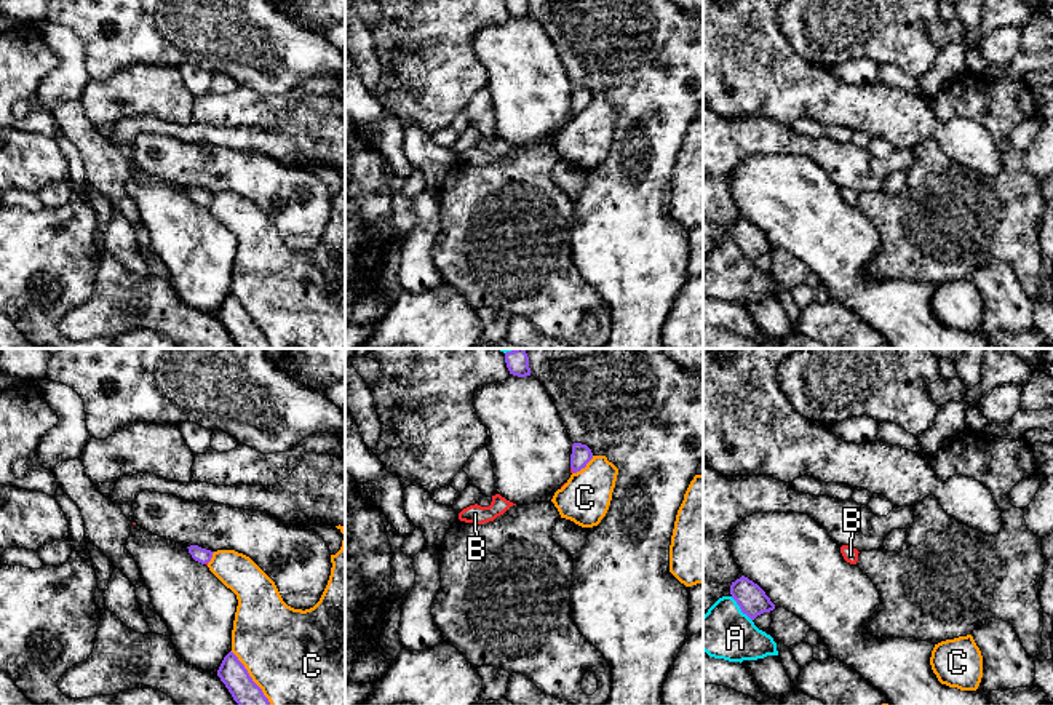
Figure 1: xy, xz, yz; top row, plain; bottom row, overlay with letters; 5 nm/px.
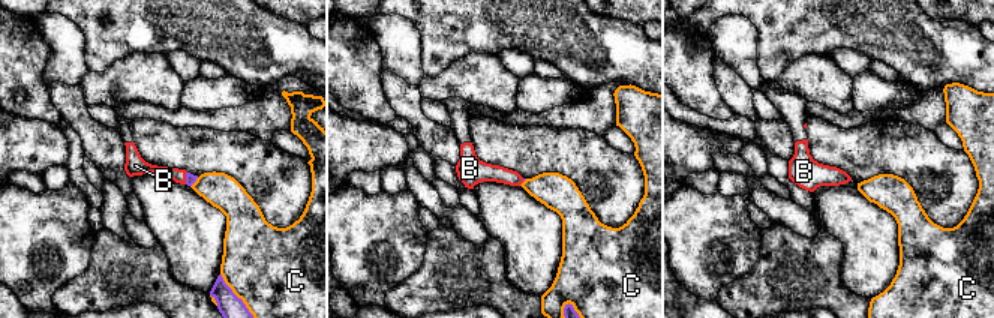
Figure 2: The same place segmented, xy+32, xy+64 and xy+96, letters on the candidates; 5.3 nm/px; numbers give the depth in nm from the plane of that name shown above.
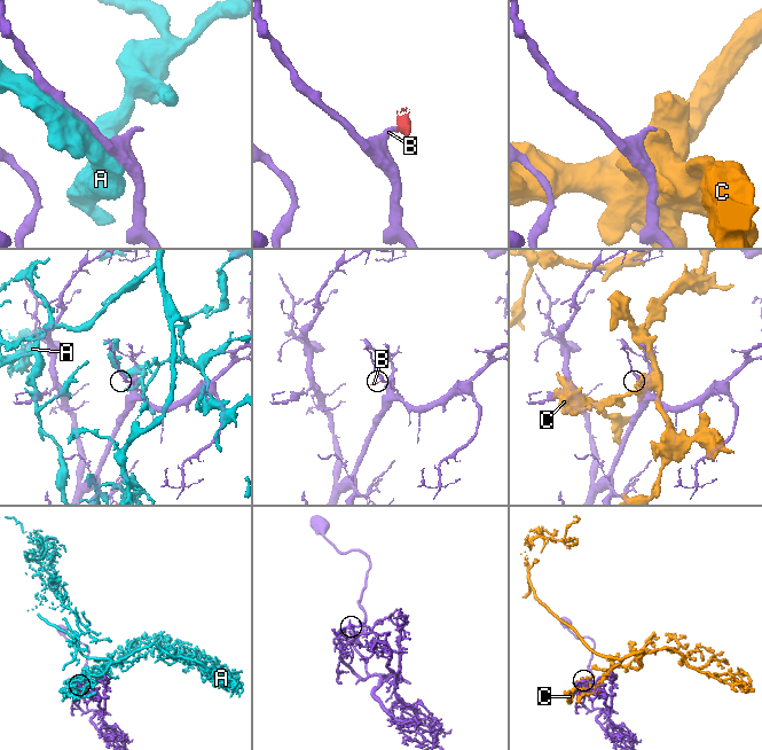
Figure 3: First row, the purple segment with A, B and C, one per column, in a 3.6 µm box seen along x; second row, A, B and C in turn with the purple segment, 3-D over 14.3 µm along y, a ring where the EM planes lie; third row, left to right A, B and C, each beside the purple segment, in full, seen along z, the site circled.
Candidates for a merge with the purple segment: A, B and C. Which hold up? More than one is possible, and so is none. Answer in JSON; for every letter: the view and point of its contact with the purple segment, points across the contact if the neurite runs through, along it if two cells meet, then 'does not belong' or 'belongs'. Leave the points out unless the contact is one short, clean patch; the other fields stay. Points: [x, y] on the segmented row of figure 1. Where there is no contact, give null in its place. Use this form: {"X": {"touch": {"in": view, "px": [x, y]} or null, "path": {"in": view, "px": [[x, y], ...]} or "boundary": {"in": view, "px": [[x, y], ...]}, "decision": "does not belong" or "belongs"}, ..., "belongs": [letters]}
{"A": {"touch": {"in": "yz", "px": [740, 608]}, "decision": "does not belong"}, "B": {"touch": {"in": "xz", "px": [572, 470]}, "path": {"in": "xz", "px": [[582, 454], [572, 470], [571, 469]]}, "decision": "belongs"}, "C": {"touch": {"in": "xy", "px": [251, 678]}, "decision": "does not belong"}, "belongs": ["B"]}

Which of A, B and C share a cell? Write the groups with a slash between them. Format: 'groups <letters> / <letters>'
groups A / B / C

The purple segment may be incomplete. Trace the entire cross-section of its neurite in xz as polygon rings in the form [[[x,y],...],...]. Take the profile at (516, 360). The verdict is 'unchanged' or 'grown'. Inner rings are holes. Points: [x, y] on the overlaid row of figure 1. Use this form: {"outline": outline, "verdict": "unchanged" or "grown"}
{"outline": [[[515,349],[505,353],[505,363],[510,374],[518,377],[530,376],[529,356],[524,349]]], "verdict": "unchanged"}

